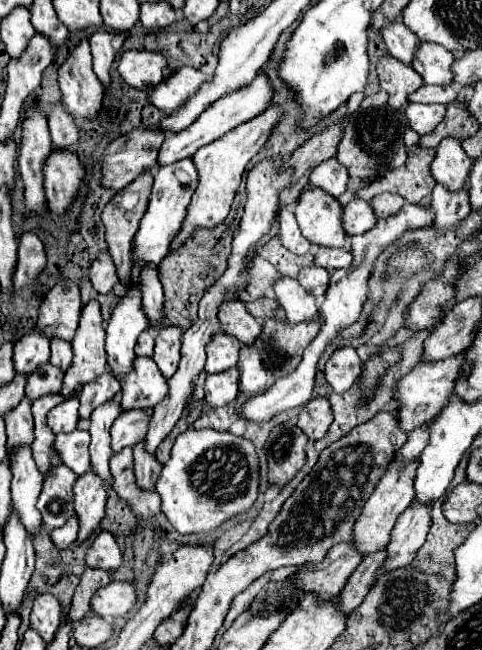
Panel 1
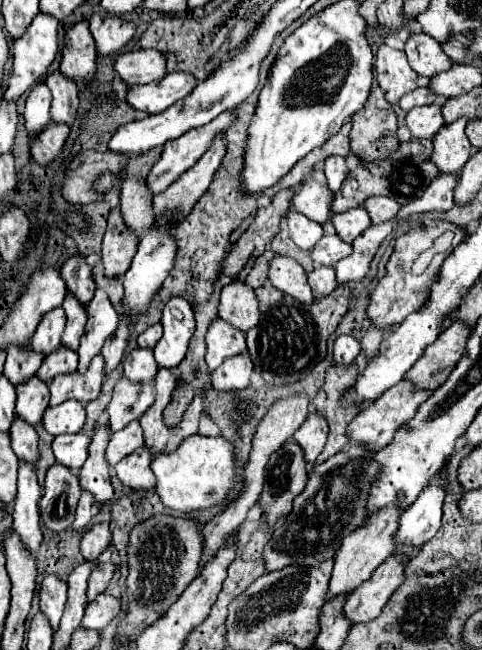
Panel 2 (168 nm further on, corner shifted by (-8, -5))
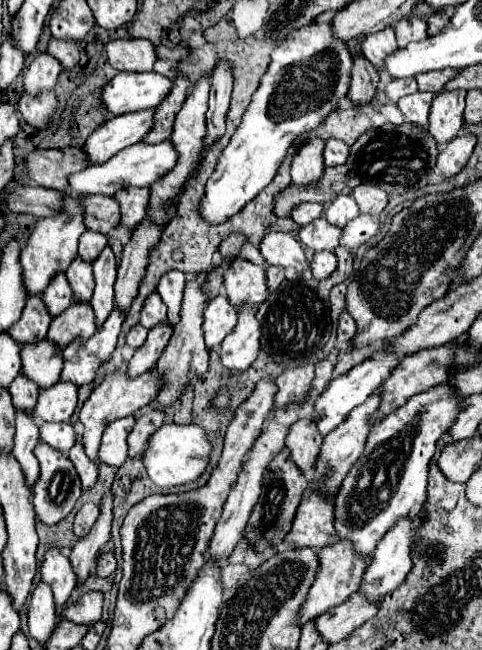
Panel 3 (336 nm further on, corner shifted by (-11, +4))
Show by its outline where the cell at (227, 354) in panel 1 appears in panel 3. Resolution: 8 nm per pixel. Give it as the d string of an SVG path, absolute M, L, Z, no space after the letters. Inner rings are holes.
M222 285L218 295L209 300L203 312L203 332L207 348L217 348L223 342L225 334L229 334L235 328L235 318L235 306L229 304L226 289Z

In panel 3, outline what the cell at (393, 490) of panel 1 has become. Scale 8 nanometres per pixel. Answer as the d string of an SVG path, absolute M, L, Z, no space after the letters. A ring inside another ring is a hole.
M335 542L331 546L323 546L319 550L317 576L315 576L315 580L313 580L309 592L307 592L305 602L299 608L297 624L303 626L311 618L317 618L317 616L325 614L327 610L343 604L355 592L355 586L359 584L359 578L363 578L363 570L367 570L367 562L359 562L359 558L355 558L355 554L351 550L351 542Z

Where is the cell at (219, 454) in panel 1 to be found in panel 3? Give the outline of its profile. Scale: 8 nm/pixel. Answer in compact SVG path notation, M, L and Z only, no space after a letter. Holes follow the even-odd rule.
M167 422L167 424L163 424L161 428L157 428L149 436L147 450L143 452L141 460L143 460L145 468L147 468L149 478L157 486L171 488L171 486L179 486L179 484L197 480L203 474L205 466L207 466L209 454L211 454L211 444L209 444L203 428L199 428L195 424L181 426L181 424Z

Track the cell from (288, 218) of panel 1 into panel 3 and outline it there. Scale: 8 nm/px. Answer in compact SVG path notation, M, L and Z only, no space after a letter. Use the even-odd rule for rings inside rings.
M303 202L303 204L295 206L295 210L291 212L291 218L299 226L305 226L305 222L311 222L311 220L319 218L321 214L323 214L323 204L319 204L319 202Z

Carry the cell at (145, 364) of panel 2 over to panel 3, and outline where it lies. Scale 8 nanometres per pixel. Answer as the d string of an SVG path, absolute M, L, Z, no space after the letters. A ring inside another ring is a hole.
M135 324L131 330L129 330L129 334L127 334L127 344L131 346L131 348L139 348L143 342L145 342L145 338L147 338L147 328L143 328L141 324Z

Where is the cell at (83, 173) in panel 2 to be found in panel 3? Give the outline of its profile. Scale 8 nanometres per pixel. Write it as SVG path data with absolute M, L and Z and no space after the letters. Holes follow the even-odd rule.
M79 148L33 150L25 158L27 176L39 186L59 192L67 190L67 176L83 168L87 168L87 160Z

